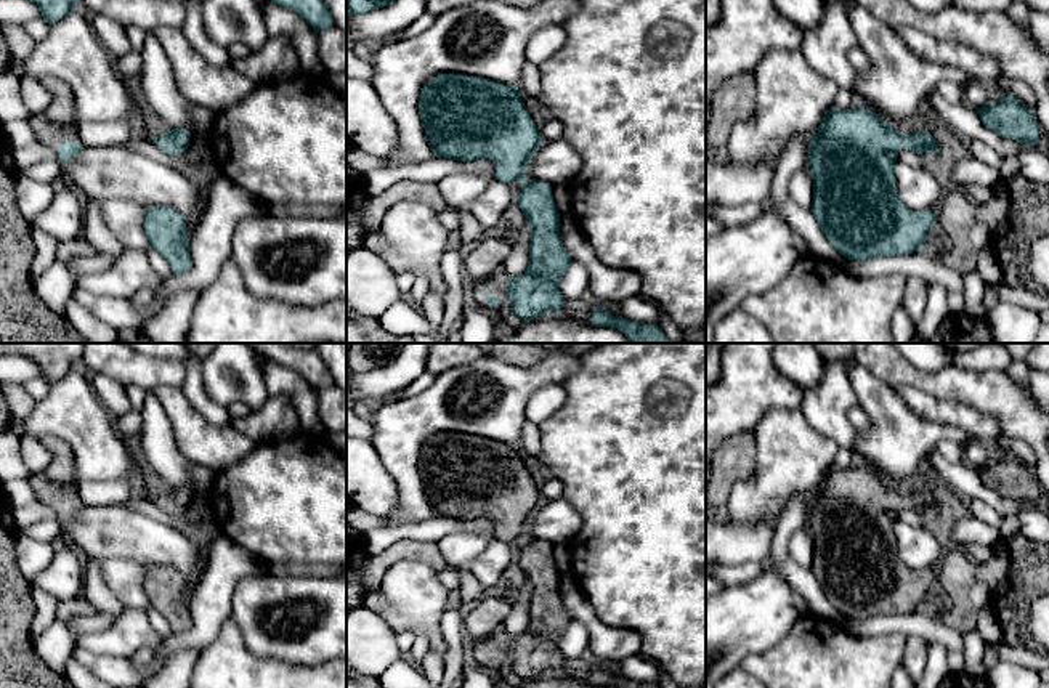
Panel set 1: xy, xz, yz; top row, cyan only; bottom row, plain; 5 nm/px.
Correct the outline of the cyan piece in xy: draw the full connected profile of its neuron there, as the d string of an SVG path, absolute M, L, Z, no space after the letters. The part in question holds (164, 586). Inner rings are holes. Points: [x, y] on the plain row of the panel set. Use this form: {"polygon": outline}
{"polygon": "M168 565L148 566L143 587L151 606L170 622L172 633L191 629L186 582L178 569Z"}

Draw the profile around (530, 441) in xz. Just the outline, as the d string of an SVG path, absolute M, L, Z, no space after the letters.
M526 420L526 423L521 430L520 449L523 449L531 457L536 457L536 459L539 457L539 454L541 454L541 430L539 430L537 423Z

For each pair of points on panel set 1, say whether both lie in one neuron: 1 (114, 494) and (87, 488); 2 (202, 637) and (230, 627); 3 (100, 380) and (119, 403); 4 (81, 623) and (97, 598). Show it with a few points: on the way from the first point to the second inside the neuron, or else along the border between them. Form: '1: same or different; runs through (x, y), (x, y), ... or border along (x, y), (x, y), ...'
1: same; runs through (108, 493), (93, 493)
2: different; border along (228, 616), (217, 637), (202, 651)
3: same; runs through (103, 385), (114, 398)
4: different; border along (98, 613), (111, 613), (114, 616)

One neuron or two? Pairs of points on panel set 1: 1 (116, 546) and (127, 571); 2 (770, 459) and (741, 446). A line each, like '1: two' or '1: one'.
1: two
2: two

